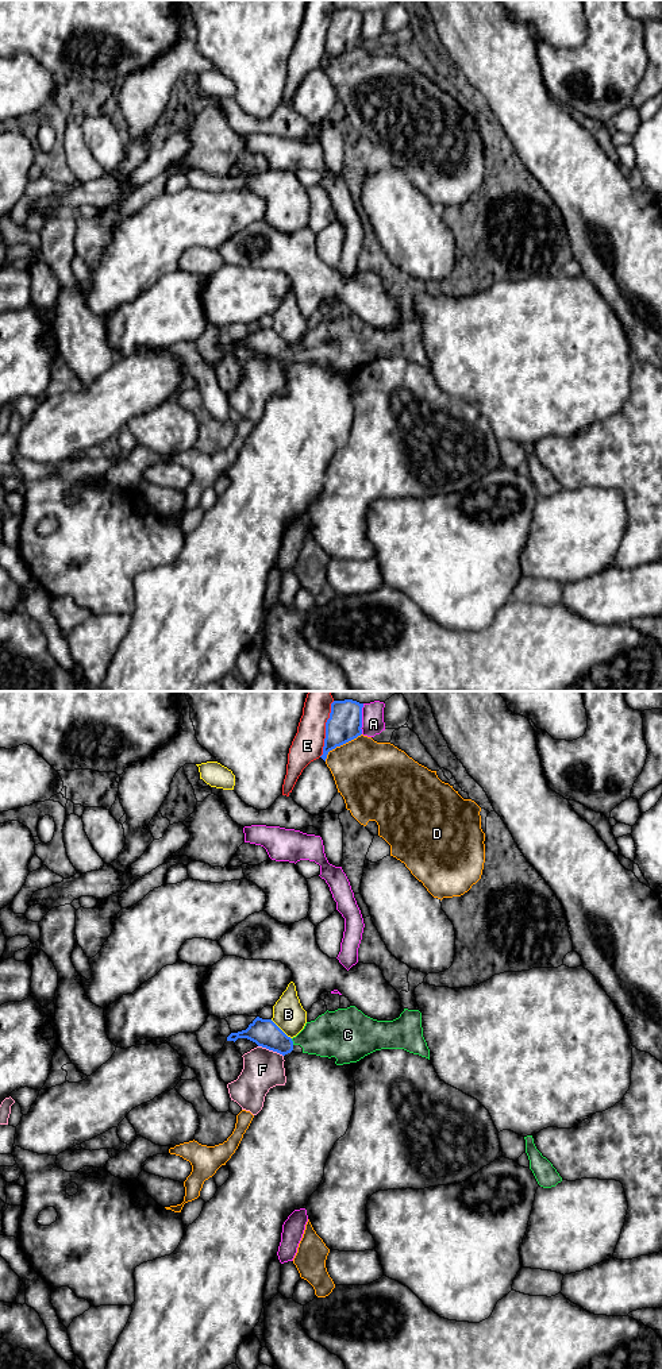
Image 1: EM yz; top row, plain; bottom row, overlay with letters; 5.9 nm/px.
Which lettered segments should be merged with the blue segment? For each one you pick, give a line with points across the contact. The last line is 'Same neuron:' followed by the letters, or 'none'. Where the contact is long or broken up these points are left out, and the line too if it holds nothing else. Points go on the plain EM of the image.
C: Path across: yz (265, 342), (277, 350), (292, 350), (333, 343)
Same neuron: C

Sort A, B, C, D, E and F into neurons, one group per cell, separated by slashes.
A / B / C / D / E / F

